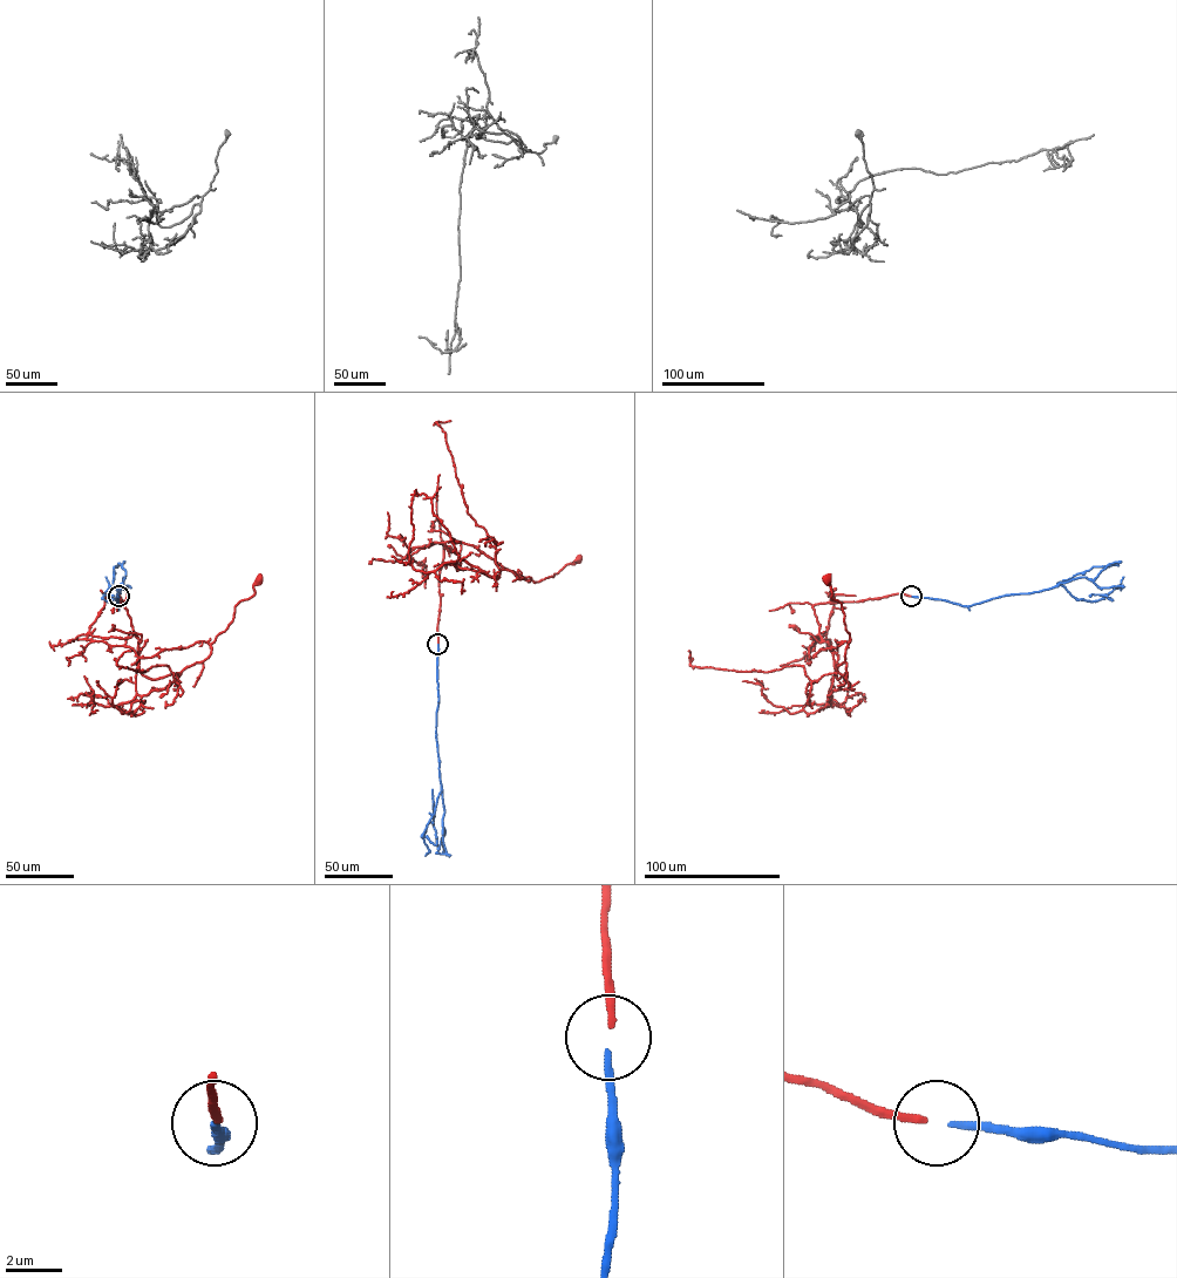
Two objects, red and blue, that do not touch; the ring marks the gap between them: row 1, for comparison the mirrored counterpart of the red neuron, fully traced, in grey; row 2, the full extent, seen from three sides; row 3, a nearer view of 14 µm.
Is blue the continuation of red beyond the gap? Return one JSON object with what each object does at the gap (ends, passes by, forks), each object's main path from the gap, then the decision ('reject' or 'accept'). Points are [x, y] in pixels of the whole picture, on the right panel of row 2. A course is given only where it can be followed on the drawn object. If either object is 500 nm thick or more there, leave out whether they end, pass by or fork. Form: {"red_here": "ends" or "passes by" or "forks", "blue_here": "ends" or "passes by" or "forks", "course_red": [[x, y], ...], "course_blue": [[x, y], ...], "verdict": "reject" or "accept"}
{"red_here": "ends", "blue_here": "ends", "course_red": [[911, 596], [812, 606], [838, 679], [846, 675], [837, 668], [850, 637], [827, 578]], "course_blue": [[912, 596], [970, 606], [1079, 578], [1094, 580], [1115, 564], [1093, 566], [1058, 583]], "verdict": "accept"}

